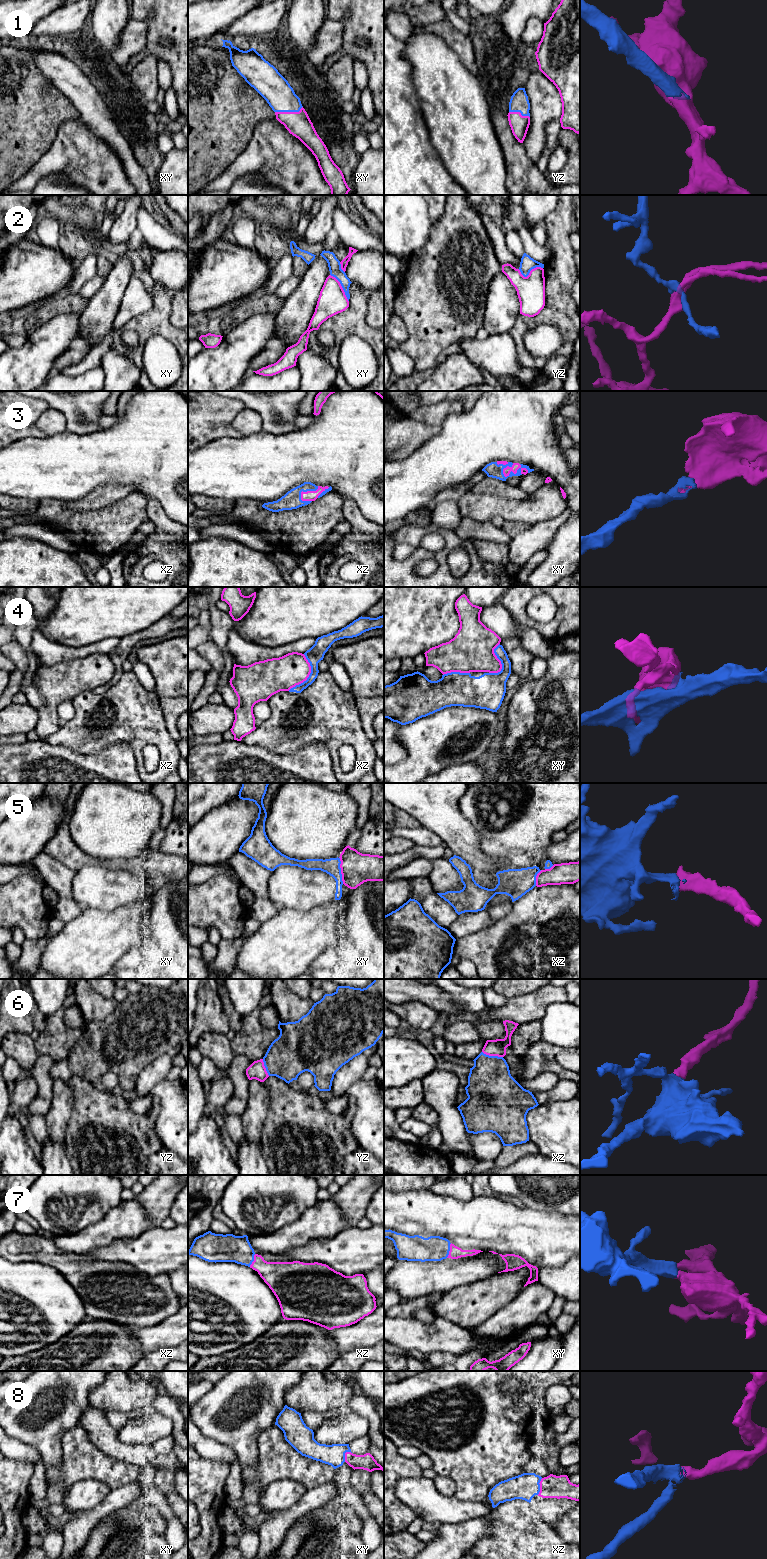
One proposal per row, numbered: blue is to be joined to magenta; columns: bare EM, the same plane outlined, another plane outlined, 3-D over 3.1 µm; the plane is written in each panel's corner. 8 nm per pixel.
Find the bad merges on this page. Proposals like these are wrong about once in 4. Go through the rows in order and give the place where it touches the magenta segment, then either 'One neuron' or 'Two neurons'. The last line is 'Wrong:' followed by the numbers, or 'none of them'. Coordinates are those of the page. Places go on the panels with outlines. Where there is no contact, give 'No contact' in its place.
1: Touches magenta at xy (289, 112). One neuron
2: Touches magenta at xy (341, 287). Two neurons
3: Touches magenta at xy (508, 474). One neuron
4: Touches magenta at xz (308, 676). Two neurons
5: Touches magenta at xy (341, 870). One neuron
6: Touches magenta at xz (492, 1055). One neuron
7: Touches magenta at xy (450, 1250). One neuron
8: Touches magenta at xz (540, 1486). One neuron
Wrong: 2, 4

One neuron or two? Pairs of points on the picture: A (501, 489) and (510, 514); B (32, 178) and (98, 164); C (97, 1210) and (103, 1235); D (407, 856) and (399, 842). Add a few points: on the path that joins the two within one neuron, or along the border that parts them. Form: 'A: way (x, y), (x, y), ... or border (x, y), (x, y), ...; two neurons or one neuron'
A: border (479, 495), (504, 495), (516, 499); two neurons
B: way (48, 164), (82, 164); one neuron
C: border (117, 1204), (101, 1219), (79, 1231); two neurons
D: border (415, 845), (394, 854); two neurons

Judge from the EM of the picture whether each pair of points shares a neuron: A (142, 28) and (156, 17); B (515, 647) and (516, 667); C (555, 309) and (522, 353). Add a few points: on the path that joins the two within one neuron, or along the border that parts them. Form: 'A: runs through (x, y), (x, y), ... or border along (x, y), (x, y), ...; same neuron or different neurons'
A: border along (130, 17), (146, 23), (145, 47); different neurons
B: runs through (516, 652), (516, 662); same neuron
C: runs through (541, 319), (529, 323), (519, 333), (519, 339); same neuron

